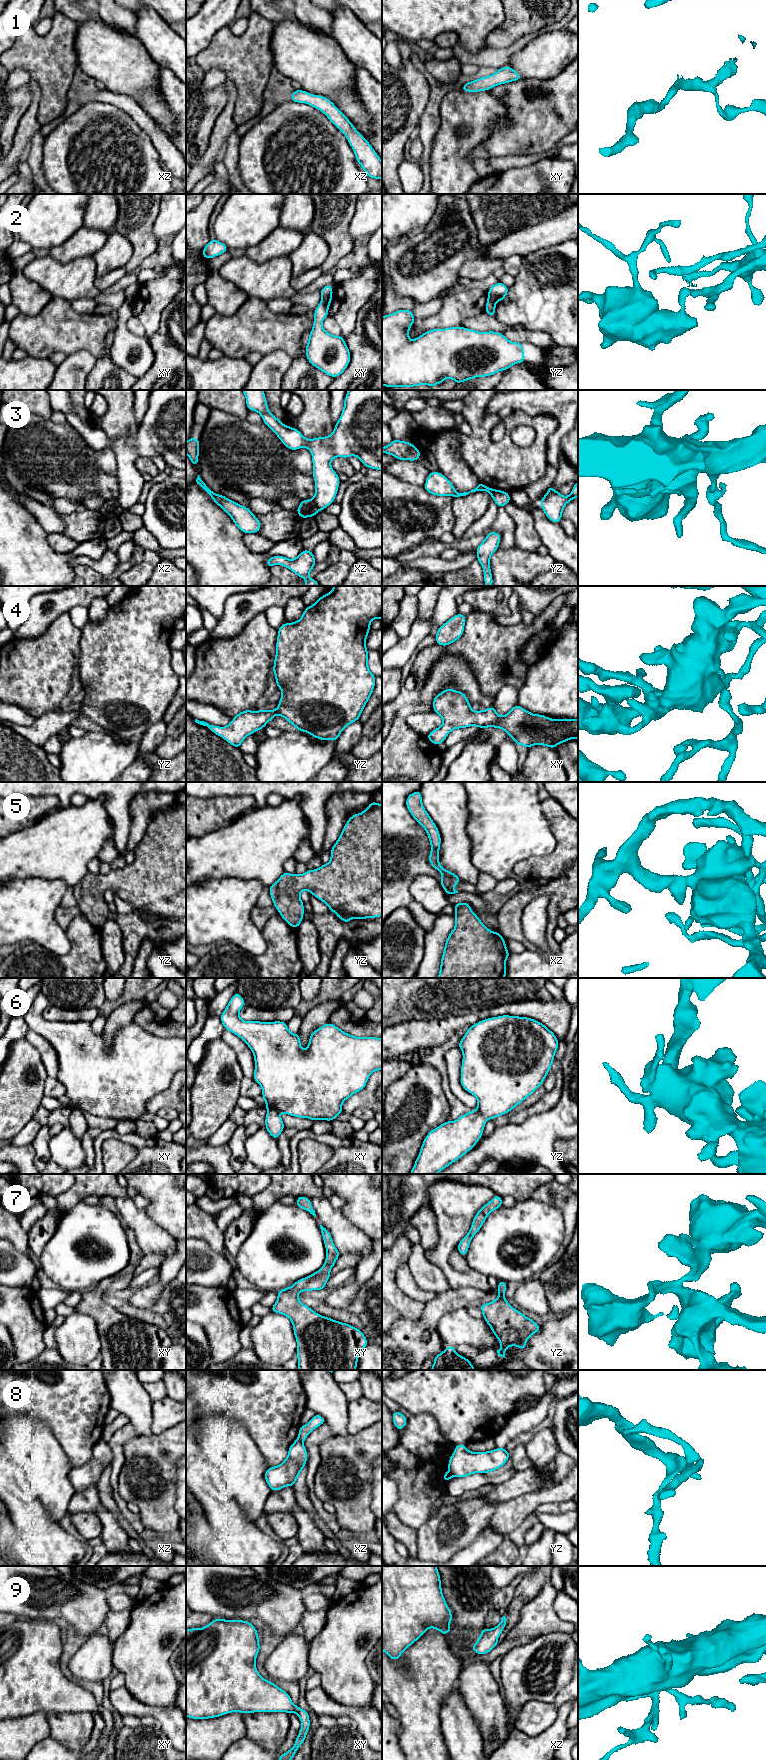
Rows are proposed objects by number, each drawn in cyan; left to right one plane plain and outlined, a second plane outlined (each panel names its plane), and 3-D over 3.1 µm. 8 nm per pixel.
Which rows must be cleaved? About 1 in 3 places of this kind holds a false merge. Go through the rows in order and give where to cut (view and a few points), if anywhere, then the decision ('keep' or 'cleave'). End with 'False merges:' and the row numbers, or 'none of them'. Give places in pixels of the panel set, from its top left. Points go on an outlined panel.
1: cut none; keep
2: cut xy (331, 296), (322, 300); cleave
3: cut xz (311, 500), (320, 509); cleave
4: cut none; keep
5: cut none; keep
6: cut none; keep
7: cut none; keep
8: cut yz (449, 1470), (453, 1475); cleave
9: cut none; keep
False merges: 2, 3, 8

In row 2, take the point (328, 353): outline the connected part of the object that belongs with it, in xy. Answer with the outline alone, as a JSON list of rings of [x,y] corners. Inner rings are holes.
[[[330,299],[321,300],[314,311],[314,324],[310,331],[308,343],[306,345],[305,354],[314,367],[321,370],[325,374],[335,378],[341,375],[350,363],[350,351],[342,336],[334,336],[325,331],[322,327],[323,320],[328,316],[329,305],[332,301]]]

